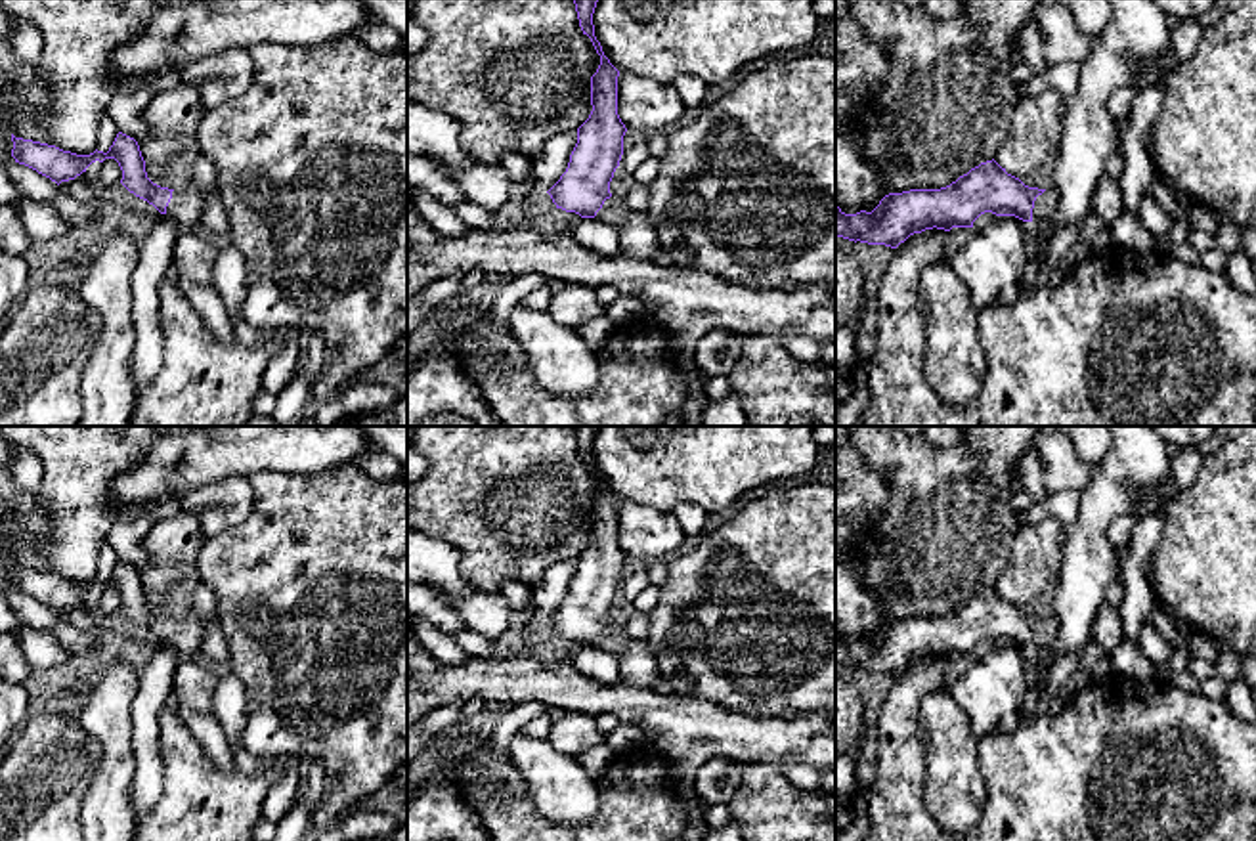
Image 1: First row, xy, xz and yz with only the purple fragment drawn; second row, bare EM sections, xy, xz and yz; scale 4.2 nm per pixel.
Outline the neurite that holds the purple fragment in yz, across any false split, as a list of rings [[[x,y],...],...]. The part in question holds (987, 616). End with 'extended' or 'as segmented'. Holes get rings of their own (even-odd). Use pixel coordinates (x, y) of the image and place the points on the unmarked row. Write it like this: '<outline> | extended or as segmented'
[[[992,587],[946,615],[889,621],[872,640],[845,642],[835,633],[835,663],[897,677],[925,658],[973,656],[985,640],[1046,652],[1055,638],[1055,615],[1029,615]]] | extended

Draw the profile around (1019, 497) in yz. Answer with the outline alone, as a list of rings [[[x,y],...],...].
[[[1017,478],[1011,485],[1009,503],[1017,514],[1023,514],[1038,505],[1034,497],[1023,487],[1021,478]]]

